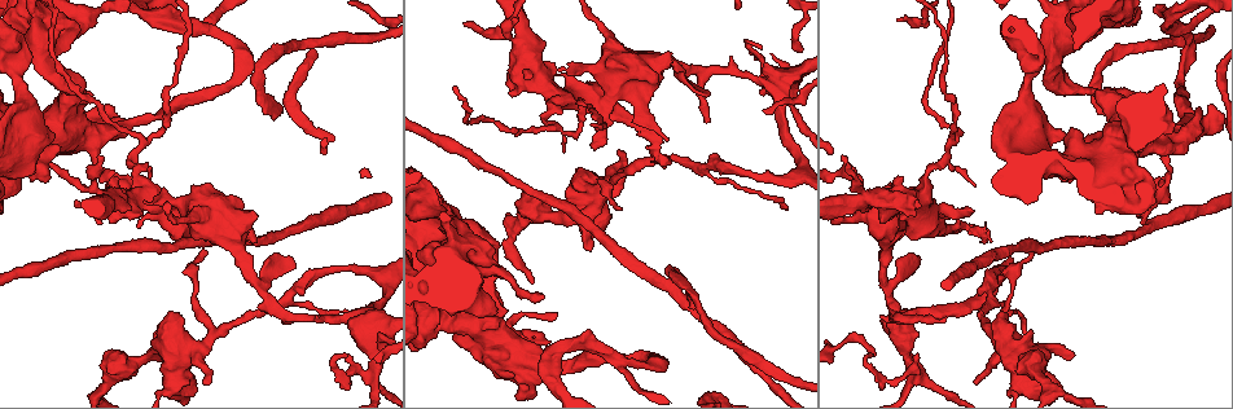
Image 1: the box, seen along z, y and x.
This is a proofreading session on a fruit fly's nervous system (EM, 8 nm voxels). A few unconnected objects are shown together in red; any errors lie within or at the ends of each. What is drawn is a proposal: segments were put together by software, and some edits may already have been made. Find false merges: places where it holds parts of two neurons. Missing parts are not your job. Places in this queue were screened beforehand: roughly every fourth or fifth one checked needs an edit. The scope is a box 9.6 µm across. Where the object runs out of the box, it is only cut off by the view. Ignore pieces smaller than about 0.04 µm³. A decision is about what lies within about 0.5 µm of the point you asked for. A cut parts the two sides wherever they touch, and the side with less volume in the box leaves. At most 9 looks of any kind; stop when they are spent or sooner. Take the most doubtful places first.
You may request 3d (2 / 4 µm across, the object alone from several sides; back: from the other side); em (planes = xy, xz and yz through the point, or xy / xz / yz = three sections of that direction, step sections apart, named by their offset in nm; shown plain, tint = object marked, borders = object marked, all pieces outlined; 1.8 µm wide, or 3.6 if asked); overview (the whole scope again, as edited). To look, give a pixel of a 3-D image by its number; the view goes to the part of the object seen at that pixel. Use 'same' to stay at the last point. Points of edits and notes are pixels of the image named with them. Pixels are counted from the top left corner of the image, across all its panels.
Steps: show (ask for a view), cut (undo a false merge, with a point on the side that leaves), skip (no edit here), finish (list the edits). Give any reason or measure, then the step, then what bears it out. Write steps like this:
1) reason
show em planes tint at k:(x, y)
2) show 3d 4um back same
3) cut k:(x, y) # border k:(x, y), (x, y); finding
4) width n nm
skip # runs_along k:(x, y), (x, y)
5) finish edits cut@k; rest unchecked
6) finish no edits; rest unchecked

four or more arms meet
show em planes plain at 1:(766, 85)

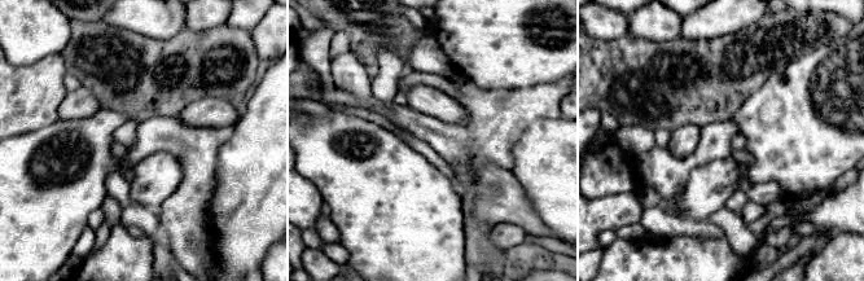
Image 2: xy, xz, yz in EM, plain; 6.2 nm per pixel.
show em planes borders same

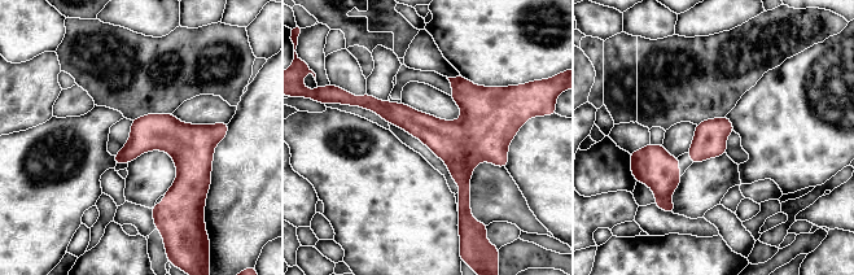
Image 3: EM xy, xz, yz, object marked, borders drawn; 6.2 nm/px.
skip # runs_along 3:(360, 101), (434, 132), (506, 132); continuous, no second neuron

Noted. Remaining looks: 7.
sudden change in width
show em 3.6um planes tint at 1:(1100, 151)

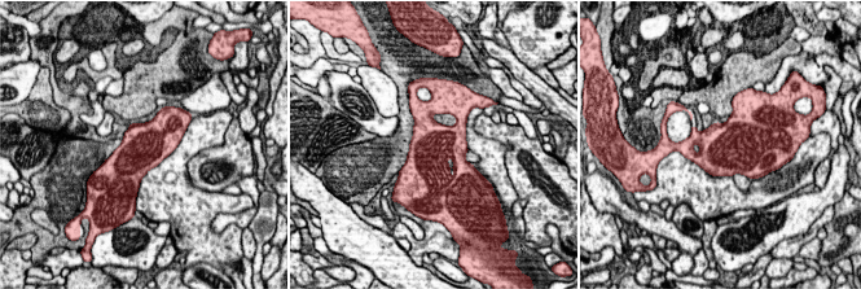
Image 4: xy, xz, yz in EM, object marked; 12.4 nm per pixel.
width 550 nm
skip # one neuron here

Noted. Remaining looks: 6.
thin arm on a thick one
show em xz step 8 tint at 1:(102, 131)

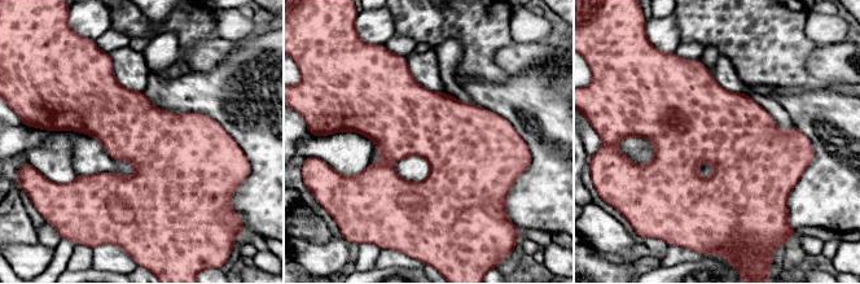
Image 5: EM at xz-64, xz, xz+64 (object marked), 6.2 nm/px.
show em planes borders same

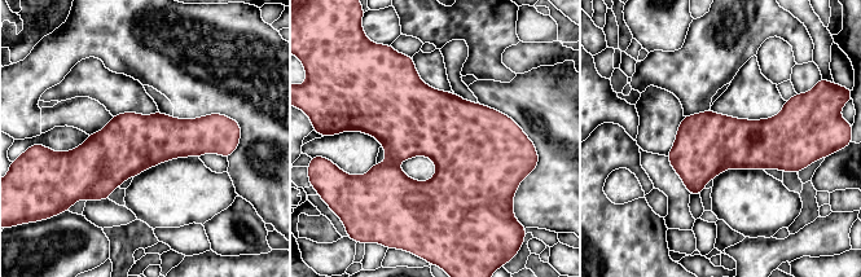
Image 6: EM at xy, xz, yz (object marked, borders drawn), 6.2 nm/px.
width 380 nm
skip # one neuron here

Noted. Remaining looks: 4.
show 3d 2um at 1:(1097, 79)

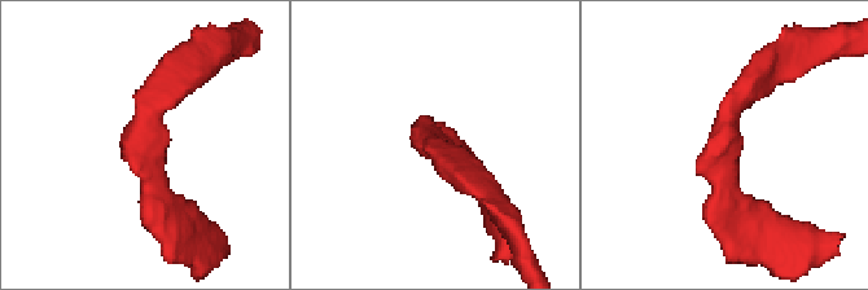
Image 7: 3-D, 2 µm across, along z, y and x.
show em yz step 8 tint at 7:(435, 143)

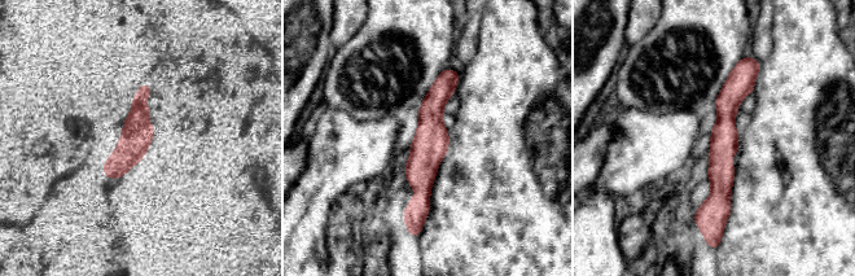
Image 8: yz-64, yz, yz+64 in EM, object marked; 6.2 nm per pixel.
another direction
show em planes borders same

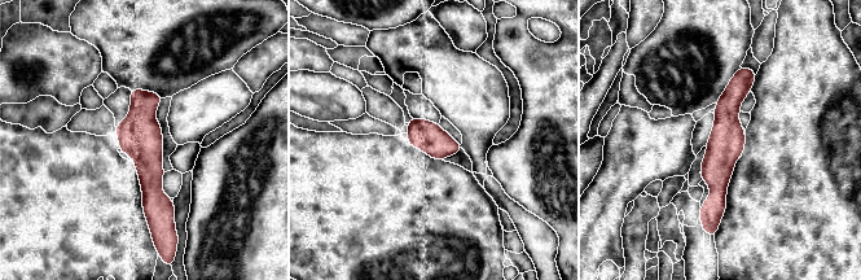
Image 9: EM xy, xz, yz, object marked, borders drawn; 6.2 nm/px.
skip # runs_along 9:(745, 70), (728, 104), (717, 215); one neuron here

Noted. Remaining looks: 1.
finish no edits; rest unchecked

